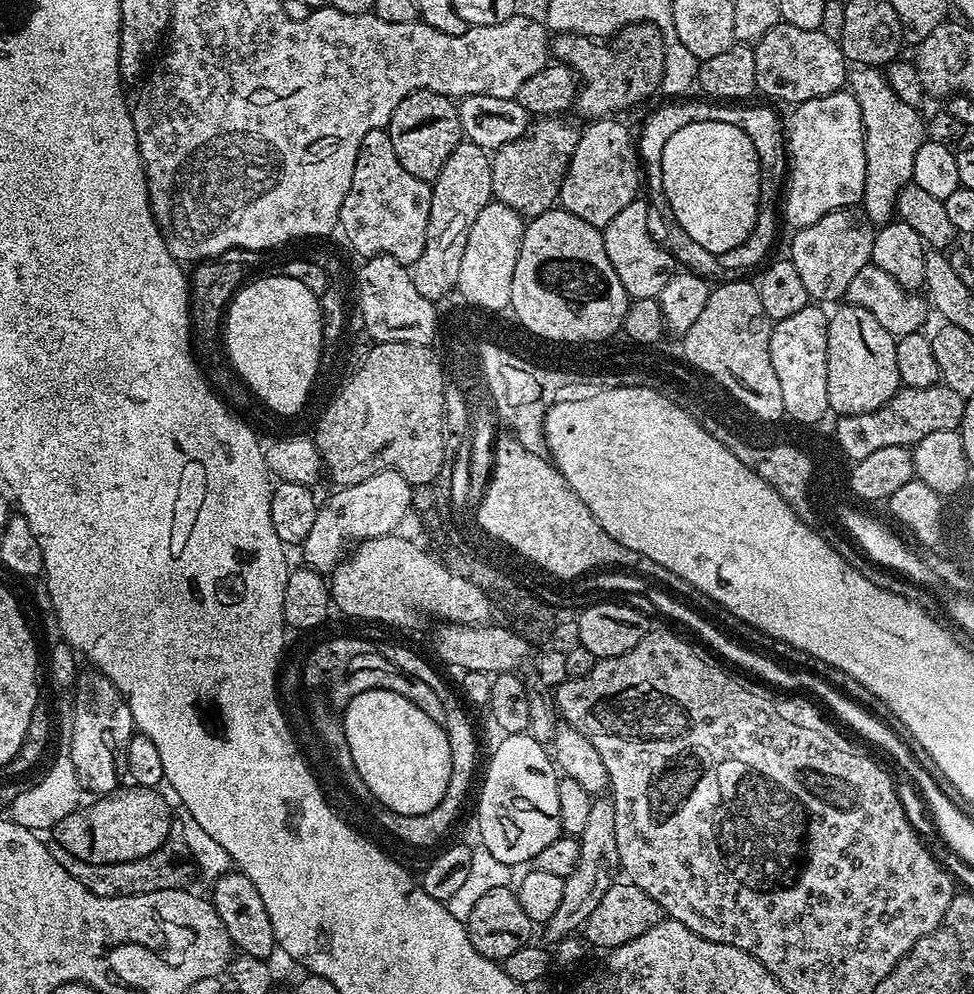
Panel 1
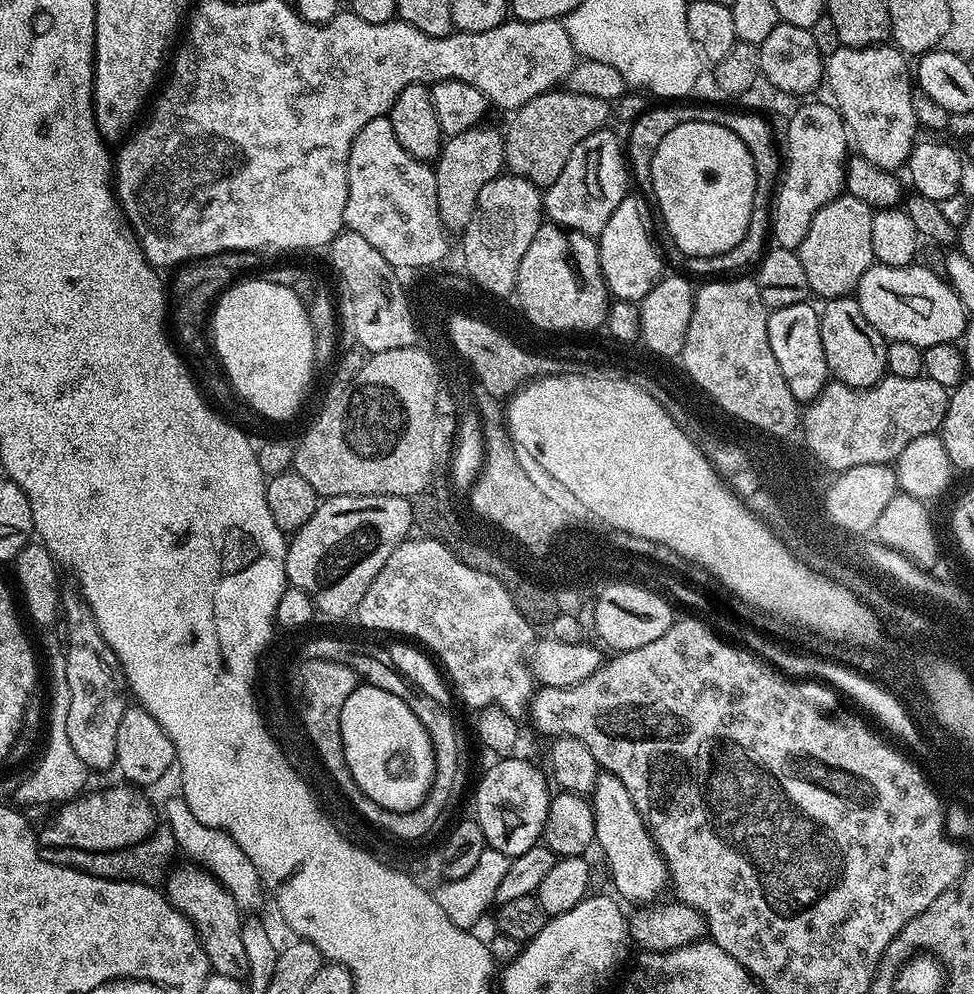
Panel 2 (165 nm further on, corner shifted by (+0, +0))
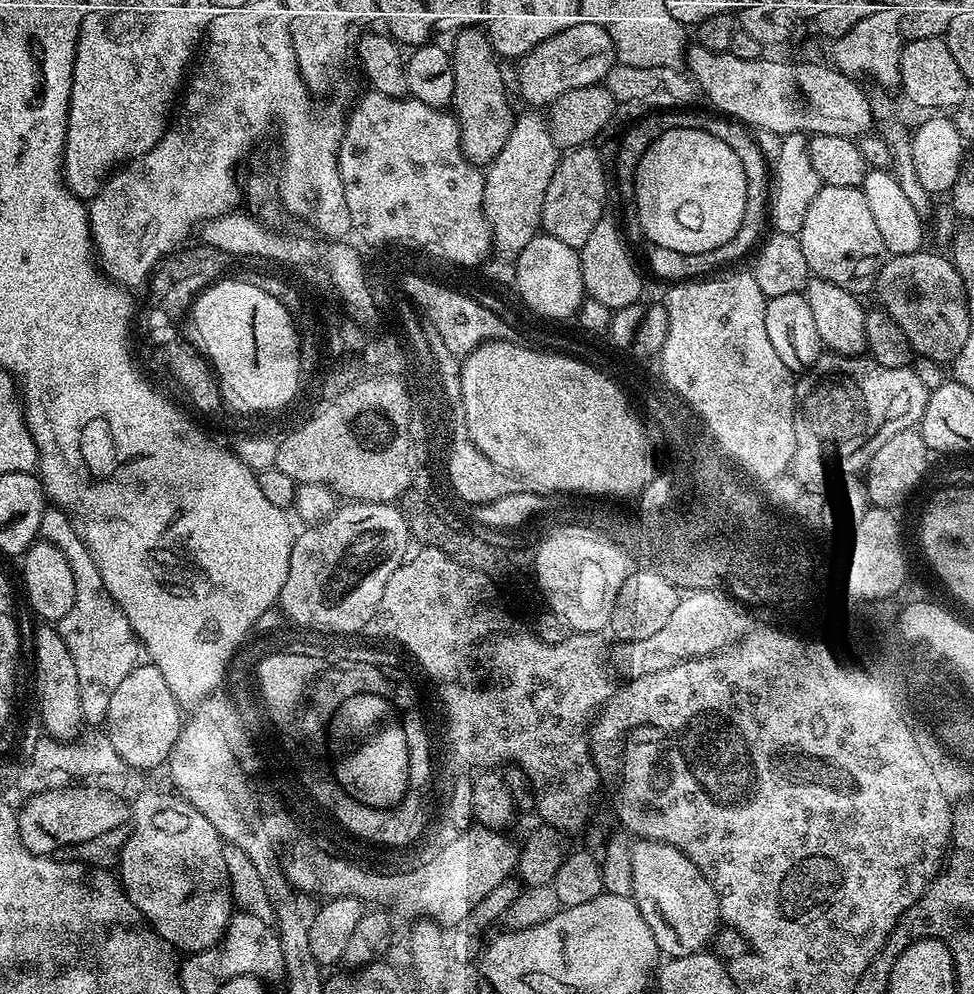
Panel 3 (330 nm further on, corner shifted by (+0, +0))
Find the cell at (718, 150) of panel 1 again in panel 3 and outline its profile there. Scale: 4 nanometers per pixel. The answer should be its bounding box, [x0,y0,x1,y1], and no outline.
[636,128,746,254]

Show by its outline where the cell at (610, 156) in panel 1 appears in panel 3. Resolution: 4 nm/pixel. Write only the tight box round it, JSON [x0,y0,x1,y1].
[540,146,608,249]

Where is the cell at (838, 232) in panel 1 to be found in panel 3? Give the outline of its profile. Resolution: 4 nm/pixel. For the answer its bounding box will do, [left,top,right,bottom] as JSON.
[799,184,886,298]

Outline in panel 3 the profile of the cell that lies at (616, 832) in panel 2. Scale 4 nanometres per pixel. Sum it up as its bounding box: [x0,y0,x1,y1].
[630,839,721,957]

